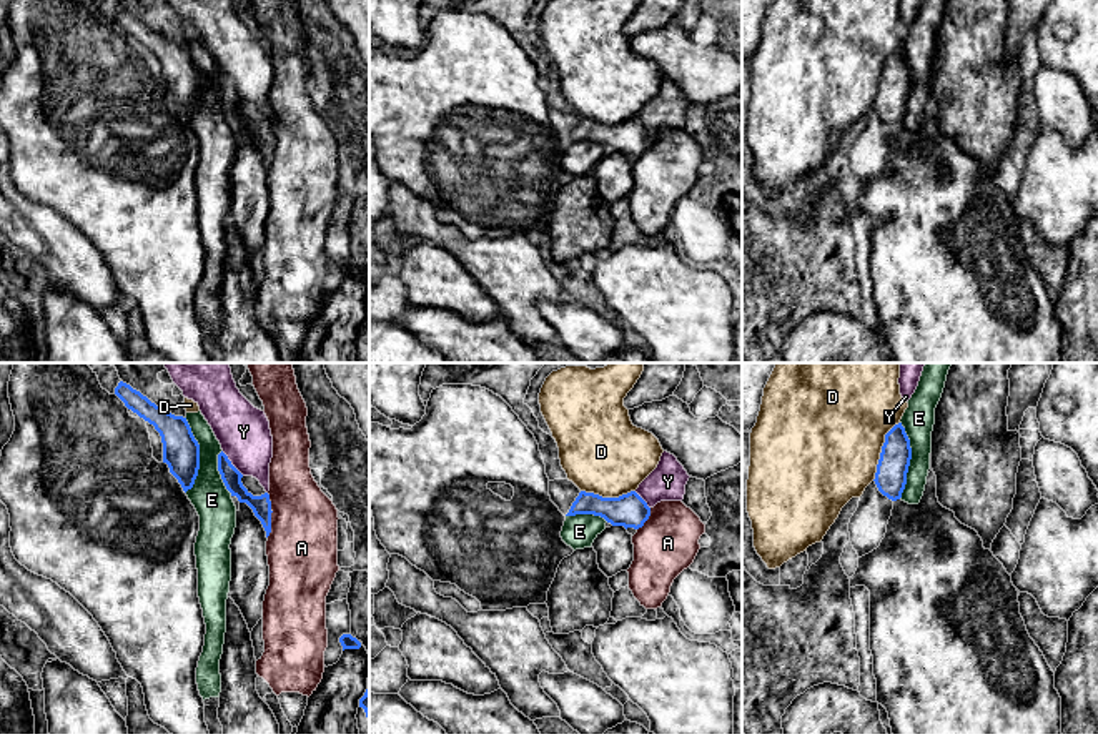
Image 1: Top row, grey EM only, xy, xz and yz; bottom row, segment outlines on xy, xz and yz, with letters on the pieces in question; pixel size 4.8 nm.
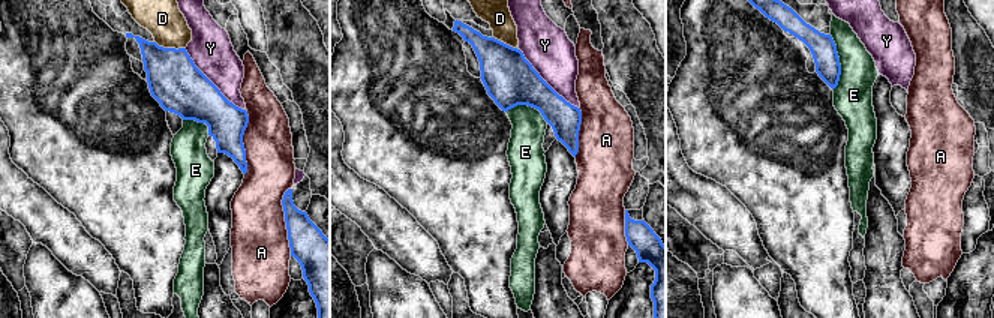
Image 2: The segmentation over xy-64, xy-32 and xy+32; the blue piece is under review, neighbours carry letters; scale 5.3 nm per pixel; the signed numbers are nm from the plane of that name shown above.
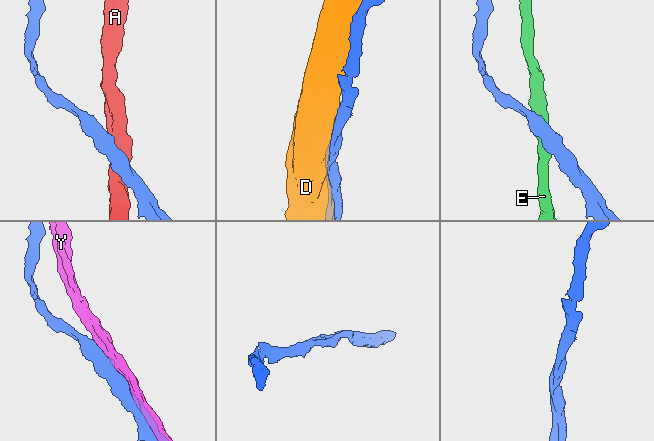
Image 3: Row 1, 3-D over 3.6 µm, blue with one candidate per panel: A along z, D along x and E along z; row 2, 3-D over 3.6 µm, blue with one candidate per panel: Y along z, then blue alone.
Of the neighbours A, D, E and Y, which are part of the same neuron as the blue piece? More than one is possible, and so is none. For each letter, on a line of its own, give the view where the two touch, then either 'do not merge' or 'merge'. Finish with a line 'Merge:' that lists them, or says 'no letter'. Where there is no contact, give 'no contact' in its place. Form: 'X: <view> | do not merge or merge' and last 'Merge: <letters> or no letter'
A: xy | do not merge
D: yz | do not merge
E: xy | do not merge
Y: xy | do not merge
Merge: no letter

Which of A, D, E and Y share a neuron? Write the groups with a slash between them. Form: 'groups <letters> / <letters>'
groups A / D / E / Y

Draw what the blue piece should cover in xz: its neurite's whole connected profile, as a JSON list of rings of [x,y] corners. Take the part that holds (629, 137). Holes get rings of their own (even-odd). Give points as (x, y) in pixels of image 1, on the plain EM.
[[[581,118],[566,143],[576,141],[594,141],[604,145],[612,153],[639,156],[649,146],[650,135],[636,118],[619,125],[602,125]]]

